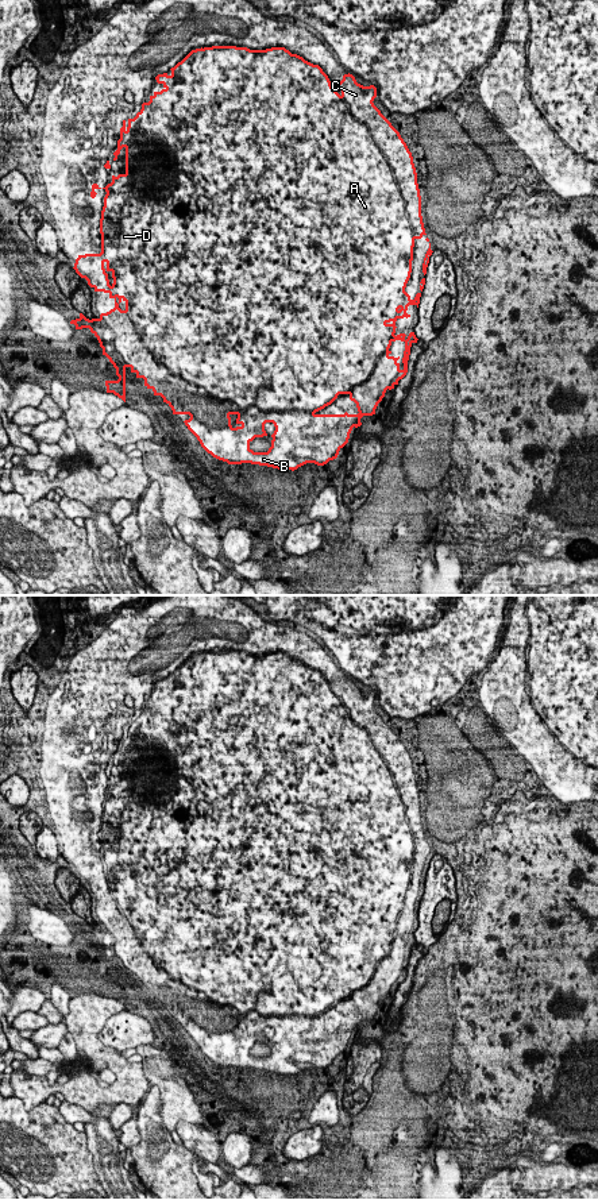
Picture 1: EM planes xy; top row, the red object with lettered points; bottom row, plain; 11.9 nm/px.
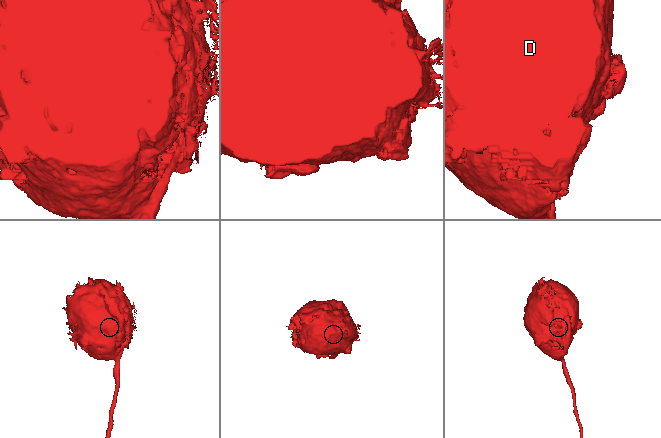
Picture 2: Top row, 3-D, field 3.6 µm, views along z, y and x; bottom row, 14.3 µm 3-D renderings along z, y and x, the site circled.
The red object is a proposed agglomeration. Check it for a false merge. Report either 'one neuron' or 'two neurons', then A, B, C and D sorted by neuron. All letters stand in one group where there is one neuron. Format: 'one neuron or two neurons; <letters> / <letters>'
one neuron; A B C D

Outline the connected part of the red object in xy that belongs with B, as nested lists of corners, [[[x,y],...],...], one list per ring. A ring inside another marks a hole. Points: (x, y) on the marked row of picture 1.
[[[212,46],[201,47],[192,50],[181,62],[170,69],[171,74],[167,73],[158,74],[155,77],[158,84],[163,85],[161,92],[154,92],[150,96],[148,103],[142,104],[142,109],[136,113],[134,119],[123,120],[123,127],[120,128],[120,139],[117,140],[117,150],[113,153],[115,158],[120,154],[120,150],[126,148],[126,173],[119,174],[117,177],[112,175],[112,182],[103,188],[107,194],[104,197],[104,207],[101,211],[100,219],[100,234],[101,234],[101,252],[100,254],[85,254],[78,255],[74,263],[76,273],[88,281],[88,285],[94,289],[94,292],[104,292],[109,294],[109,298],[115,300],[115,308],[107,313],[101,313],[99,319],[86,319],[82,313],[76,320],[72,320],[70,324],[76,325],[76,329],[89,328],[90,332],[97,337],[100,347],[103,348],[103,355],[105,355],[109,362],[116,369],[117,381],[105,381],[107,393],[113,393],[126,402],[126,369],[130,367],[131,373],[136,374],[136,378],[144,379],[144,386],[154,391],[154,396],[161,396],[163,402],[166,402],[173,414],[189,414],[190,418],[185,420],[188,429],[197,437],[201,447],[211,454],[213,458],[227,462],[228,464],[242,464],[251,463],[259,466],[267,466],[278,470],[297,470],[298,467],[306,463],[315,463],[317,466],[324,466],[329,460],[337,458],[339,451],[348,443],[350,433],[352,428],[362,425],[360,418],[363,416],[375,414],[378,404],[385,397],[386,390],[394,389],[398,385],[398,381],[402,379],[408,373],[408,360],[410,355],[410,347],[413,343],[417,343],[414,332],[410,332],[408,336],[405,333],[396,333],[396,321],[398,319],[410,317],[406,313],[409,305],[416,305],[418,308],[421,292],[416,294],[412,300],[410,296],[405,292],[406,283],[412,273],[412,261],[413,261],[413,247],[414,240],[421,239],[425,234],[423,216],[421,216],[421,196],[417,184],[417,173],[413,163],[412,153],[409,151],[406,143],[401,138],[400,132],[391,126],[391,123],[381,113],[381,111],[374,105],[374,99],[377,97],[377,88],[374,85],[363,86],[356,82],[352,74],[344,74],[343,80],[336,85],[342,92],[340,94],[332,88],[328,76],[323,72],[319,65],[313,65],[305,61],[297,54],[292,54],[285,47],[271,47],[266,50],[250,50],[247,47],[236,46]],[[401,340],[405,343],[404,351],[404,369],[400,369],[400,359],[391,356],[389,350],[391,343]],[[339,394],[348,394],[350,400],[356,404],[358,414],[319,414],[317,412],[331,405]],[[273,422],[275,427],[274,433],[271,435],[271,447],[267,452],[254,452],[250,448],[250,443],[255,437],[267,436],[265,431],[265,424]]]

